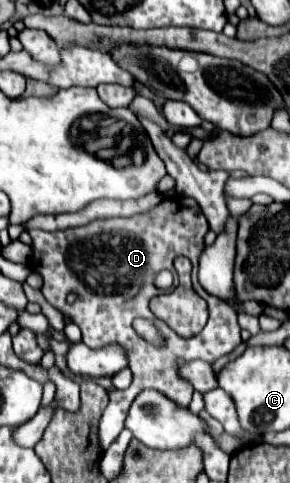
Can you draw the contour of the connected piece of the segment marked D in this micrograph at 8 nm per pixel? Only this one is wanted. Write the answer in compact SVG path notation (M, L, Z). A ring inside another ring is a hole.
M177 195L175 199L163 199L151 211L133 217L95 219L83 227L71 227L55 233L37 229L35 259L31 259L31 269L43 277L41 291L45 299L61 313L69 315L75 325L79 325L83 333L83 343L91 349L99 349L109 343L121 343L127 349L133 383L129 389L109 395L109 405L99 423L99 439L103 449L107 449L117 439L123 429L129 405L143 389L157 389L183 407L191 403L191 395L195 389L189 381L183 381L183 377L179 377L177 357L183 357L185 361L203 359L213 363L221 355L231 353L241 343L241 329L235 309L225 301L209 295L197 281L197 259L204 249L204 236L208 231L209 224L199 211L197 201L185 195ZM179 255L191 259L193 287L197 287L197 295L203 297L209 305L207 325L201 333L189 339L179 337L149 309L149 299L163 293L163 289L155 287L155 275L163 269L169 269L175 275L173 259ZM71 293L77 297L73 305L65 301ZM137 317L151 319L165 335L167 345L161 349L149 347L149 343L143 341L131 327L133 319Z

